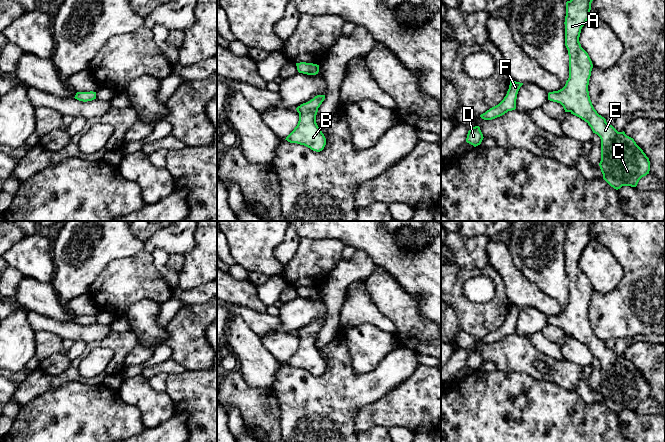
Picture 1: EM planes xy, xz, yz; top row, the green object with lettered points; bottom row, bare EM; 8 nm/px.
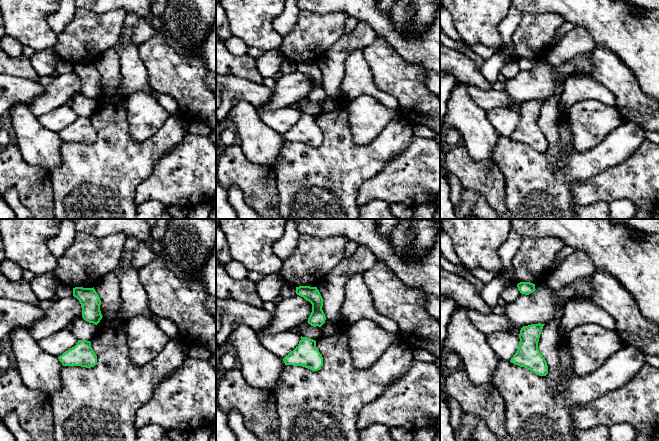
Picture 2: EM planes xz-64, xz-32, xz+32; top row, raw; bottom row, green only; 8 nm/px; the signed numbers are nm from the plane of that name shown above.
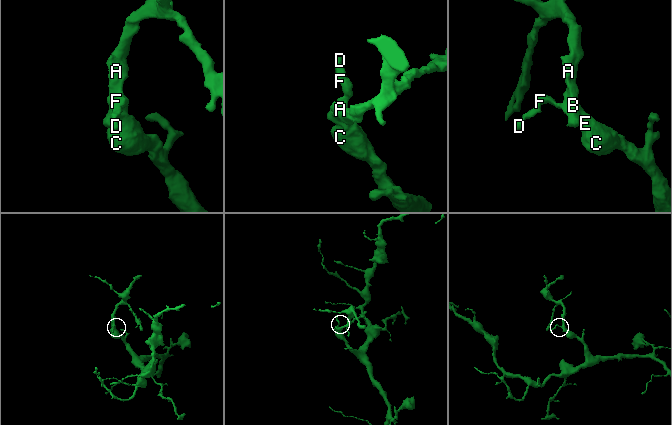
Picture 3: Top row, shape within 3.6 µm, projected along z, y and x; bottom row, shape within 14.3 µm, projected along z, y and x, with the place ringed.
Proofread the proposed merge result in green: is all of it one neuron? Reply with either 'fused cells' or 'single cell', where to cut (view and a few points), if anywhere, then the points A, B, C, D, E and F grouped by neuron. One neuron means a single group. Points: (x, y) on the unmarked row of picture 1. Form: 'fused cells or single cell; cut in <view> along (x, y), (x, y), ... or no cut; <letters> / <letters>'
single cell; no cut; A B C D E F

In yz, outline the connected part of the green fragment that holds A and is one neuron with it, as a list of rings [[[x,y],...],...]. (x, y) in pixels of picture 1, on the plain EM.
[[[573,221],[566,226],[565,240],[565,270],[569,279],[569,302],[565,310],[548,317],[548,324],[560,327],[565,336],[581,342],[591,351],[593,357],[601,363],[601,385],[599,387],[603,403],[614,413],[622,410],[636,411],[639,404],[649,398],[650,385],[643,374],[636,368],[633,362],[625,356],[618,356],[606,343],[599,339],[590,324],[588,309],[593,292],[588,277],[581,271],[579,261],[581,253],[590,241],[591,227],[594,221]]]

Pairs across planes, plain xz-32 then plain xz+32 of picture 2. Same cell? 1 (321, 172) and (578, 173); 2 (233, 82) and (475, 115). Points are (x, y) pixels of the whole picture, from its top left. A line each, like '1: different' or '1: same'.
1: same
2: different

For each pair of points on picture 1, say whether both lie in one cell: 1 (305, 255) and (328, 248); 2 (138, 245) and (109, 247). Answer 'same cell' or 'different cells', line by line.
1: same cell
2: same cell

